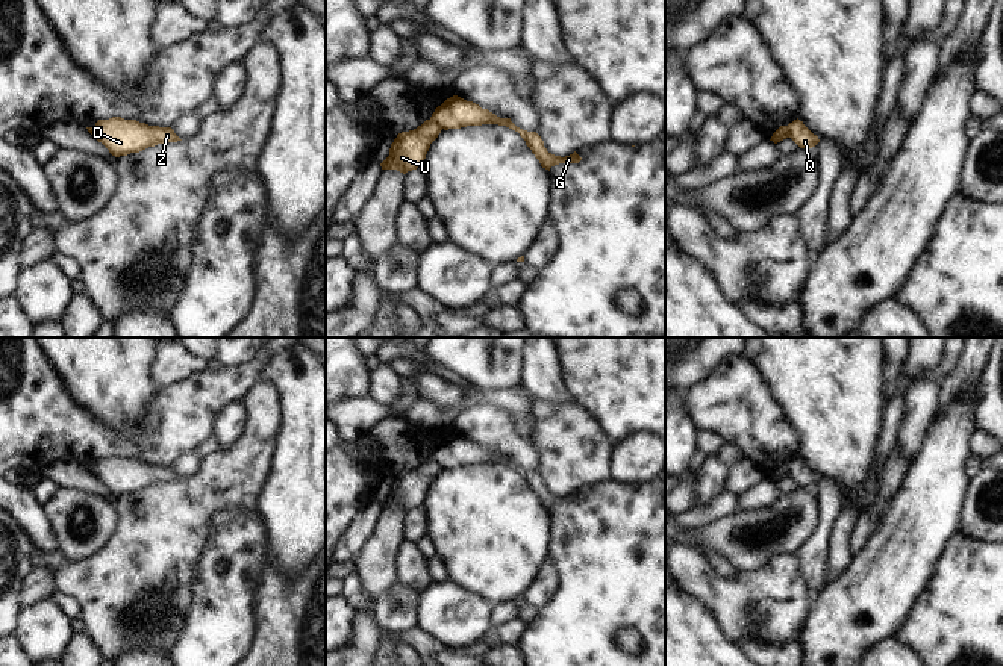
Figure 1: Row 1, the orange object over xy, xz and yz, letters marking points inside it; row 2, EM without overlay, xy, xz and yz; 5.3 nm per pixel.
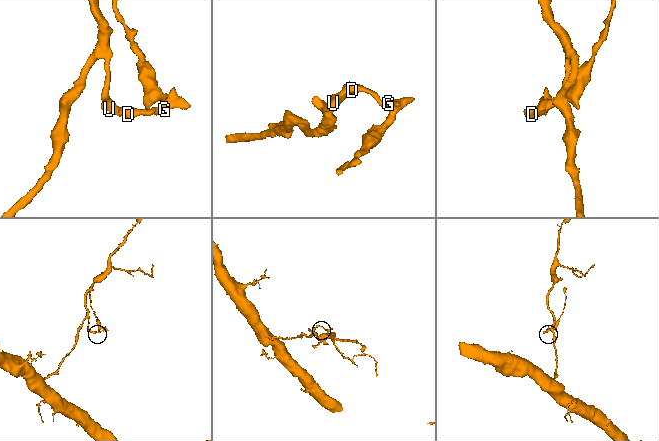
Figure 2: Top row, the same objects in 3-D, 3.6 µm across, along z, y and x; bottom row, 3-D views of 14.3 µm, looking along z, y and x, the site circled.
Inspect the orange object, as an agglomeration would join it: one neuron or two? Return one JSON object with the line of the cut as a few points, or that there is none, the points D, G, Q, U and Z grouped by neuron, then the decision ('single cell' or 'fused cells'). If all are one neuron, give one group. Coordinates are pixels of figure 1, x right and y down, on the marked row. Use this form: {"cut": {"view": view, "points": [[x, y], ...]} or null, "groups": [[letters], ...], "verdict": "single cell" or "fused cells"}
{"cut": {"view": "xz", "points": [[431, 118], [441, 129]]}, "groups": [["D", "G", "Z"], ["Q", "U"]], "verdict": "fused cells"}

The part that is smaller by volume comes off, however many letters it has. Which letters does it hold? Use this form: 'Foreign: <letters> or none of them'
Foreign: D, G, Z

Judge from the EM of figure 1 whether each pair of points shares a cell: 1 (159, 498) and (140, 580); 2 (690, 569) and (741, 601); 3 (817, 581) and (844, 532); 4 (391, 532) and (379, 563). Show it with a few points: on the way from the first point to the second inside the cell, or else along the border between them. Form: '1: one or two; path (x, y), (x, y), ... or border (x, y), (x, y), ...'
1: one; path (159, 518), (159, 538), (149, 560)
2: one; path (702, 581), (729, 600)
3: two; border (832, 529), (826, 583), (823, 586)
4: one; path (385, 539), (379, 556)

